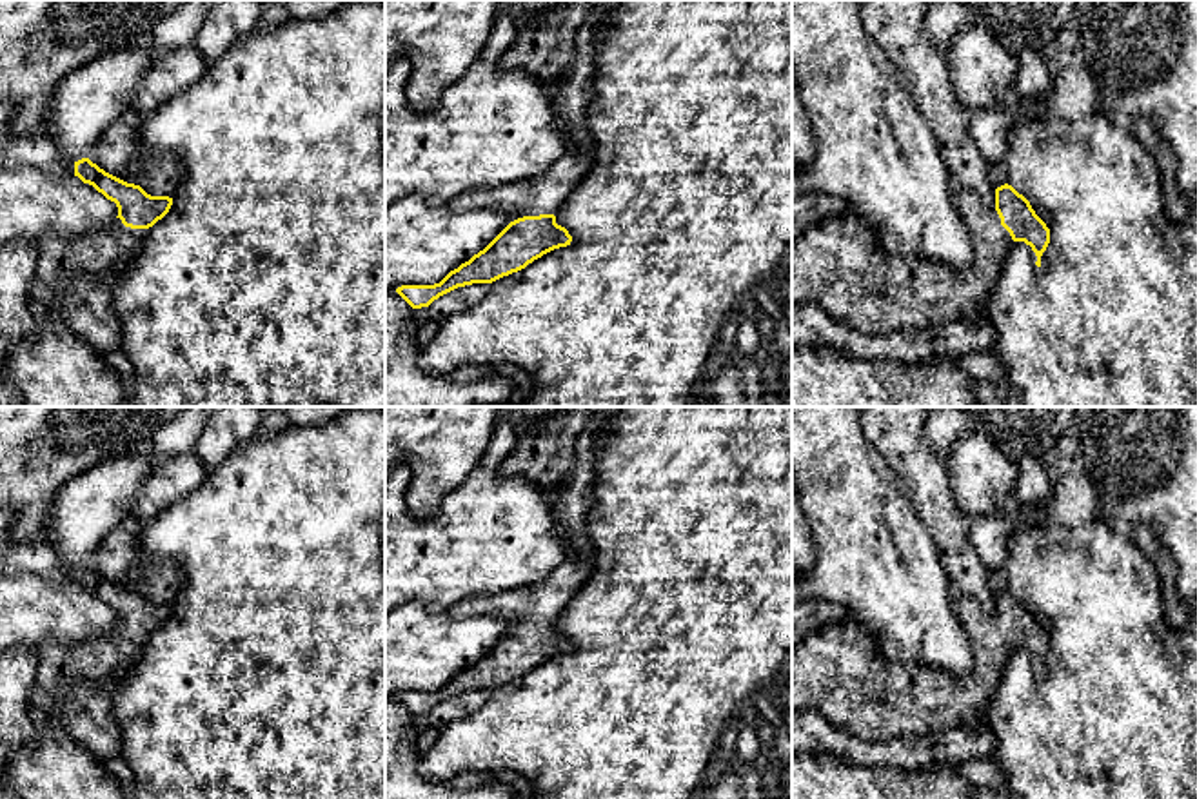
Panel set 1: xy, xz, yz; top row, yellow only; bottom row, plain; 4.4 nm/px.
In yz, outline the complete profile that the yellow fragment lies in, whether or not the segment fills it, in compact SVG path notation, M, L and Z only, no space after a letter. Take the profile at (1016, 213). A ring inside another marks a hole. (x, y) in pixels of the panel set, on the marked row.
M1008 183L995 189L994 207L963 189L954 189L952 203L972 240L966 269L885 251L868 222L846 211L792 240L792 307L812 303L868 336L975 320L1012 243L1030 245L1041 267L1050 229Z

